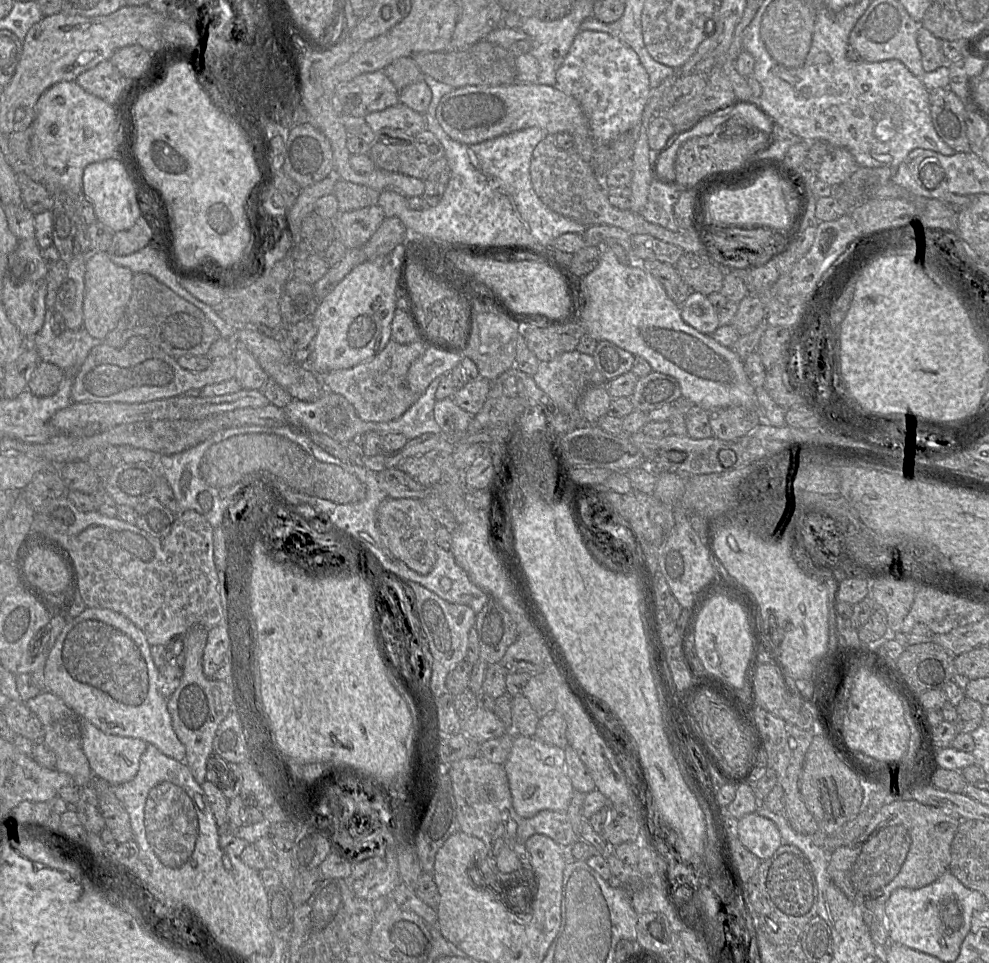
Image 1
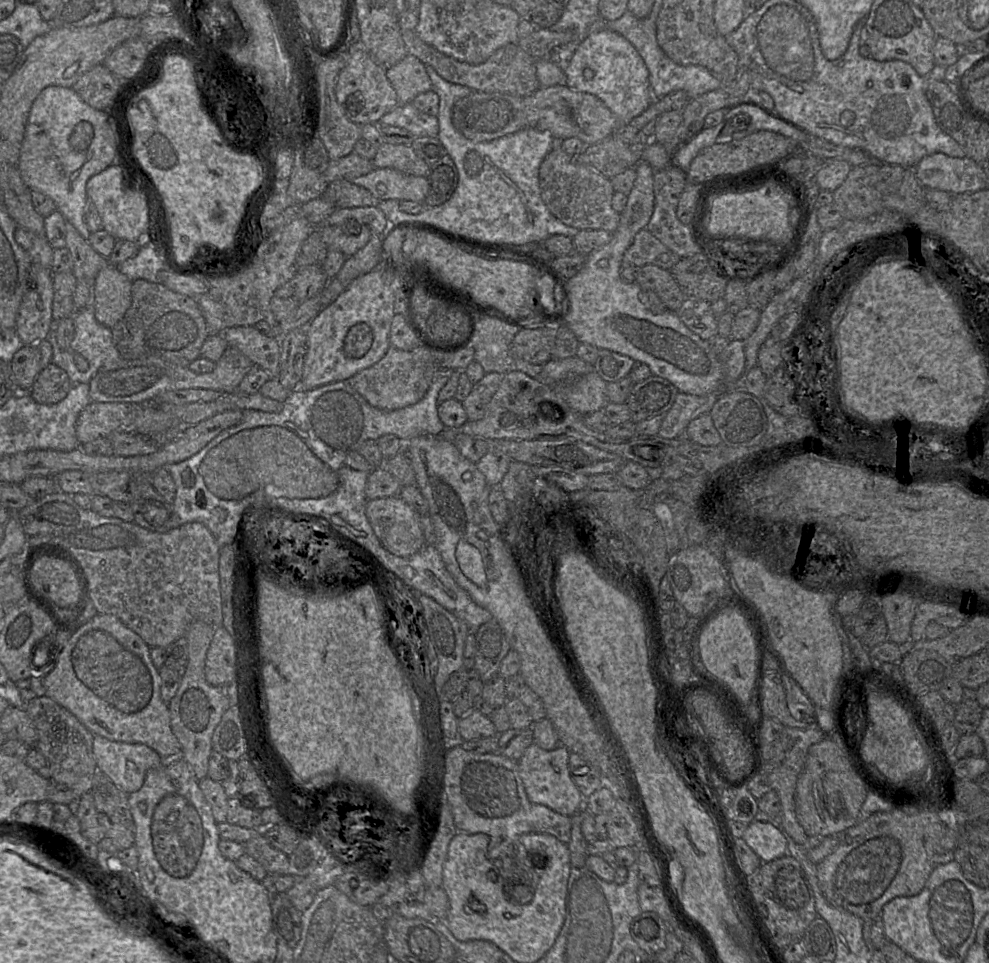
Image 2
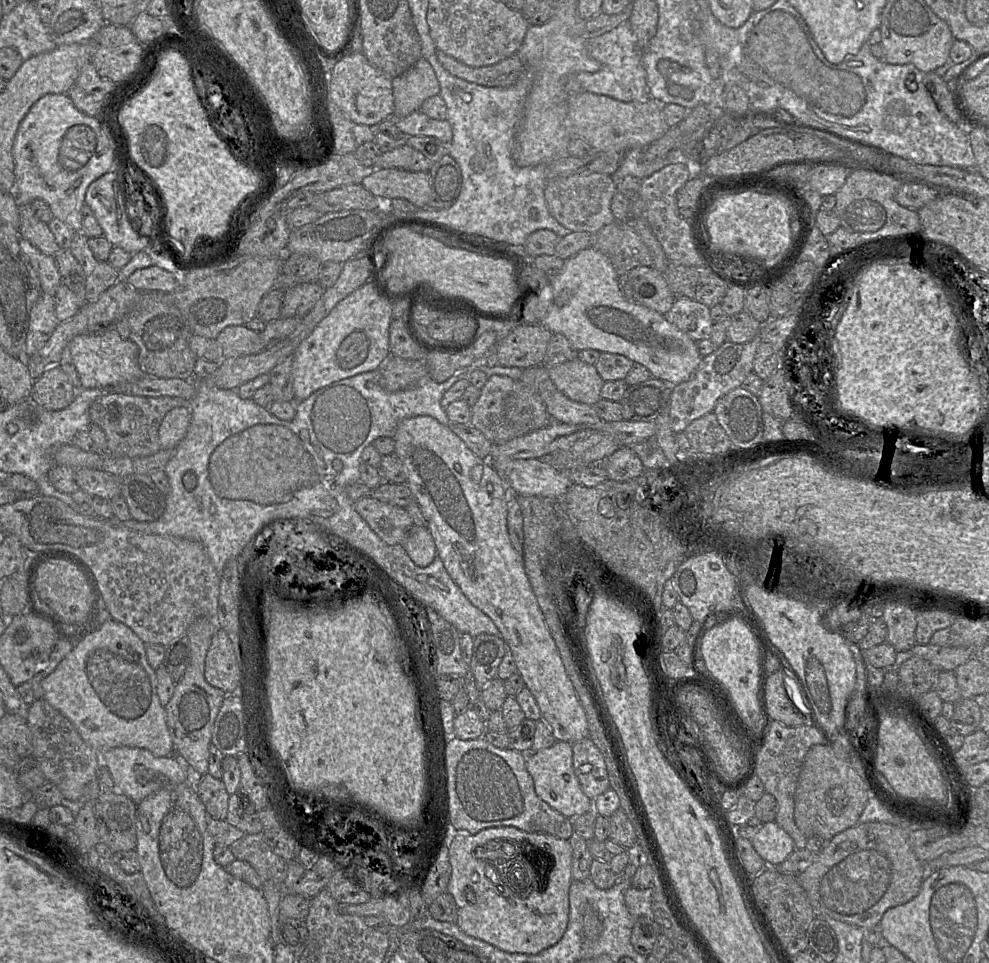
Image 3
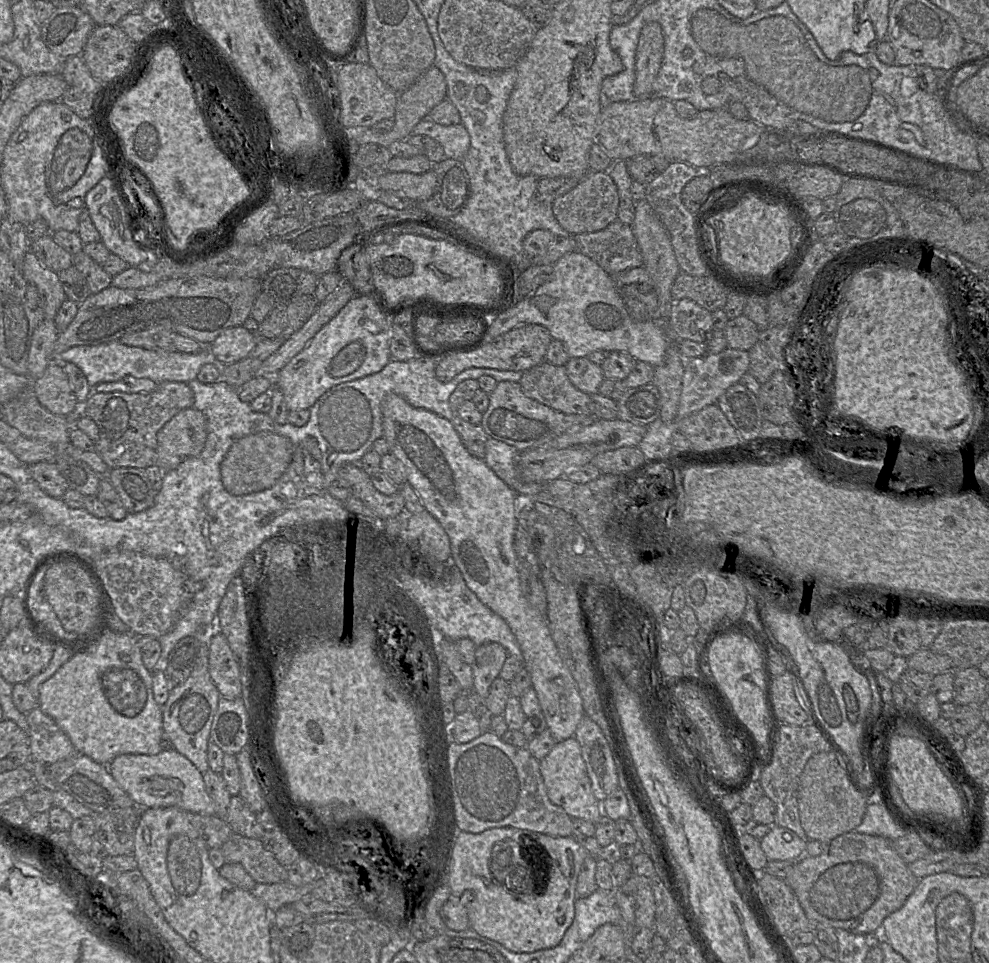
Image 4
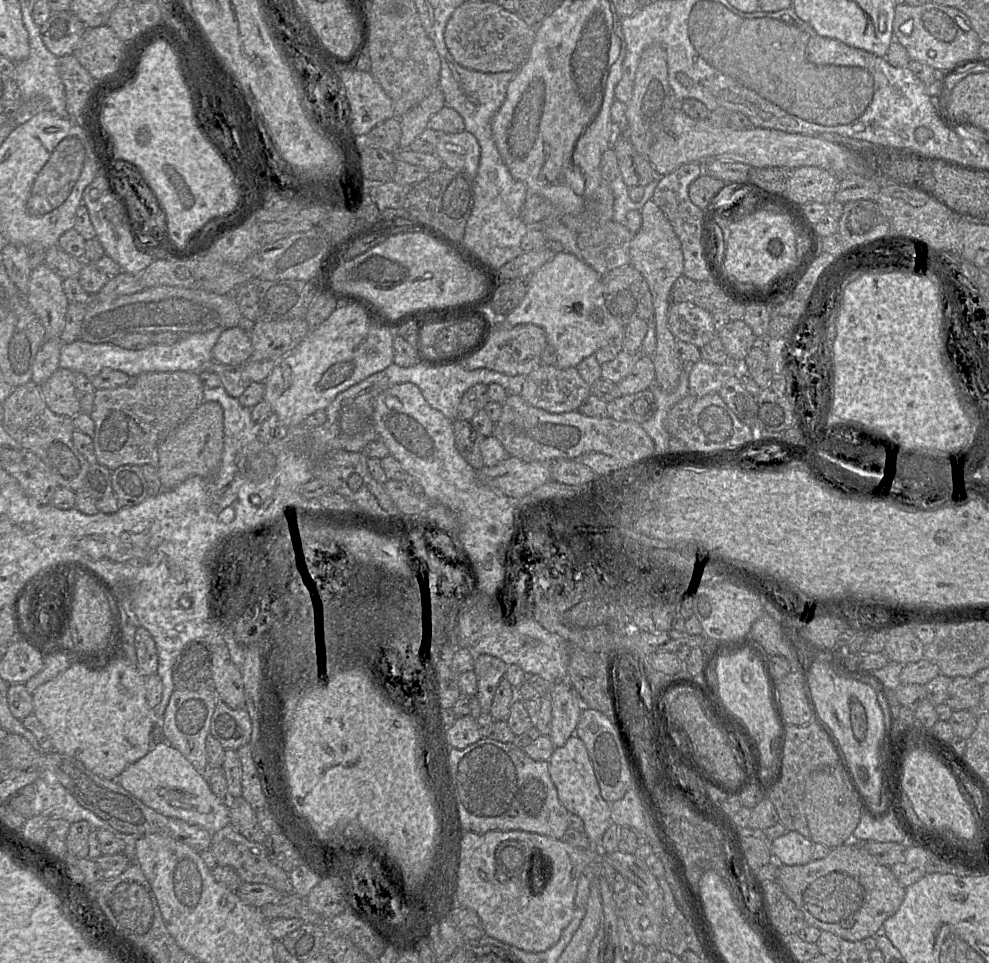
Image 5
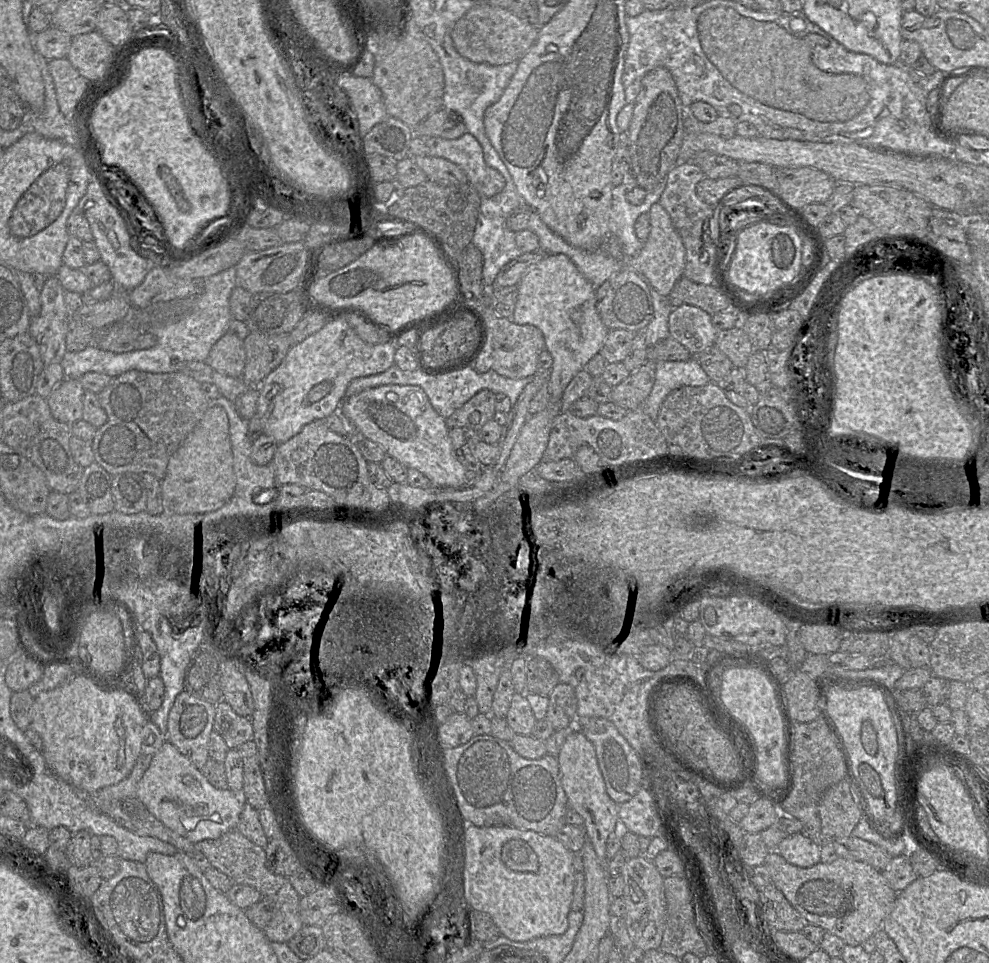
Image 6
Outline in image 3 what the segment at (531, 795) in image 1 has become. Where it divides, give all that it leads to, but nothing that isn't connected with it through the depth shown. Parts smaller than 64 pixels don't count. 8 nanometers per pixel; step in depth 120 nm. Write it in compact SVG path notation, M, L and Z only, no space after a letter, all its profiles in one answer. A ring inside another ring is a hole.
M556 741L548 748L523 754L526 754L526 769L533 780L534 790L542 801L567 818L593 811L593 800L584 794L574 773L571 743Z

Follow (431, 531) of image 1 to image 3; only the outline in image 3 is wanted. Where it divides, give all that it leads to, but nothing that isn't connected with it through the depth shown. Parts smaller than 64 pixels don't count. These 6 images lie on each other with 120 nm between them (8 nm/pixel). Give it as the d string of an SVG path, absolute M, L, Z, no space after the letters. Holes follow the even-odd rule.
M366 496L355 502L355 509L384 542L404 546L414 526L405 508Z

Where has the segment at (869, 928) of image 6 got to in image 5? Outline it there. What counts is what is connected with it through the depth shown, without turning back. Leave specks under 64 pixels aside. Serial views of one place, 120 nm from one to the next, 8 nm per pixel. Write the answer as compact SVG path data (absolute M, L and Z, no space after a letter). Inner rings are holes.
M845 843L833 848L825 858L804 865L779 865L776 880L802 912L807 925L848 941L877 936L884 921L899 909L907 888L898 882L891 867L878 863L862 843Z

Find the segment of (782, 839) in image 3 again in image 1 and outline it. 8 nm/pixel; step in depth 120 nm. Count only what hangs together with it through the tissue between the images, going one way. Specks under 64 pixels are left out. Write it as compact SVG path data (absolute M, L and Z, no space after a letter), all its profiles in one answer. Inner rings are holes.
M756 812L738 820L738 839L761 861L769 859L782 845L782 837L775 823Z

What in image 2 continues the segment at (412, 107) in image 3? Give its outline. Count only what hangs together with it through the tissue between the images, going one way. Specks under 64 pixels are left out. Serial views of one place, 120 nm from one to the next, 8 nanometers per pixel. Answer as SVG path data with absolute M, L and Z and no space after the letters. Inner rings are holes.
M410 54L387 68L386 77L396 91L399 104L411 103L417 95L432 89L425 65Z

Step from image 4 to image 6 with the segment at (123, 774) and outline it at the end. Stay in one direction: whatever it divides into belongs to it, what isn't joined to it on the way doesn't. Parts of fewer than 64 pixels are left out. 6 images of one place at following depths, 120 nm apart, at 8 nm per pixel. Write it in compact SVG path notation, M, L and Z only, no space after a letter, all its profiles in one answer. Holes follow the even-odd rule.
M165 741L153 756L138 782L136 797L165 826L192 843L216 839L236 829L246 803L242 792L235 793L229 788L218 789L212 786L192 761L169 741Z

